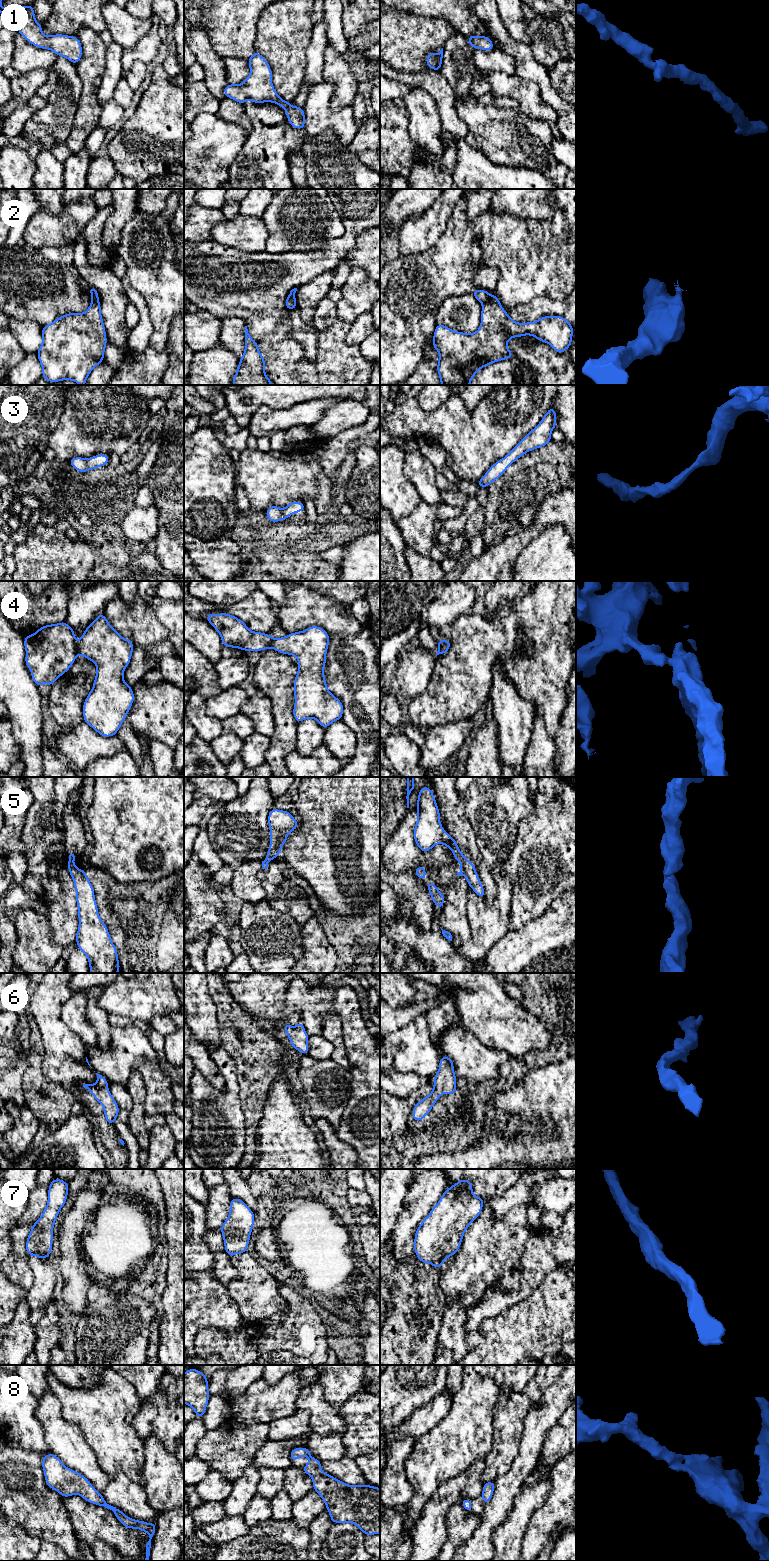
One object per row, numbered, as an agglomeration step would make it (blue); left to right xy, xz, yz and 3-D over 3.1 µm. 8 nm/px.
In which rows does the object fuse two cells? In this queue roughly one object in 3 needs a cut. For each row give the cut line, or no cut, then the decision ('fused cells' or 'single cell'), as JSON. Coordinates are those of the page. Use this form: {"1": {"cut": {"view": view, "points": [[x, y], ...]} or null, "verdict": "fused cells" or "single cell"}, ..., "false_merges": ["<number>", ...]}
{"1": {"cut": null, "verdict": "single cell"}, "2": {"cut": {"view": "yz", "points": [[491, 295], [482, 304]]}, "verdict": "fused cells"}, "3": {"cut": null, "verdict": "single cell"}, "4": {"cut": {"view": "xy", "points": [[75, 641], [77, 653]]}, "verdict": "fused cells"}, "5": {"cut": null, "verdict": "single cell"}, "6": {"cut": null, "verdict": "single cell"}, "7": {"cut": null, "verdict": "single cell"}, "8": {"cut": null, "verdict": "single cell"}, "false_merges": ["2", "4"]}

